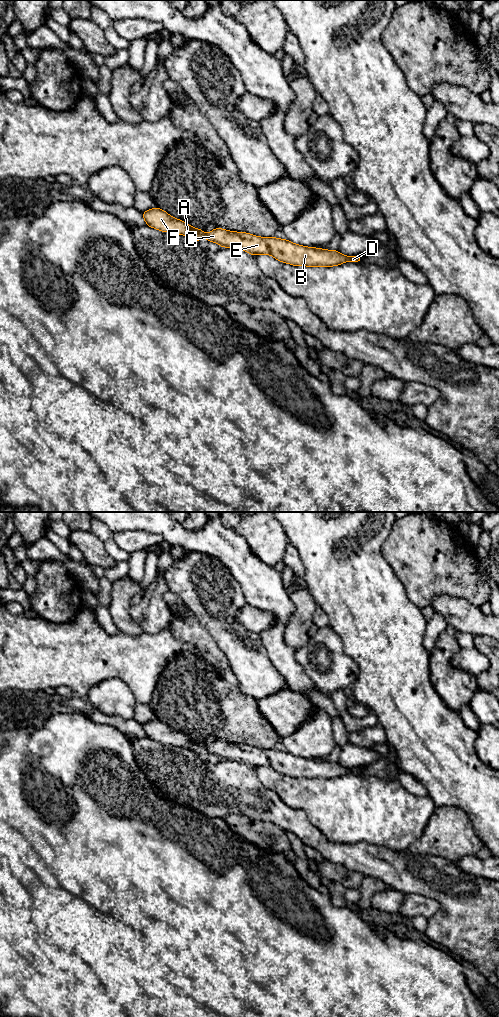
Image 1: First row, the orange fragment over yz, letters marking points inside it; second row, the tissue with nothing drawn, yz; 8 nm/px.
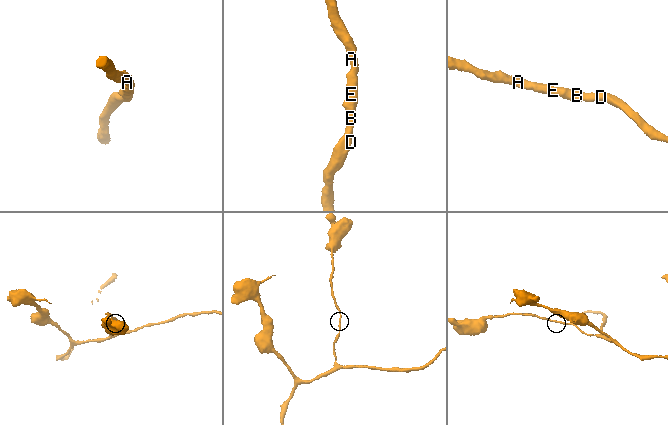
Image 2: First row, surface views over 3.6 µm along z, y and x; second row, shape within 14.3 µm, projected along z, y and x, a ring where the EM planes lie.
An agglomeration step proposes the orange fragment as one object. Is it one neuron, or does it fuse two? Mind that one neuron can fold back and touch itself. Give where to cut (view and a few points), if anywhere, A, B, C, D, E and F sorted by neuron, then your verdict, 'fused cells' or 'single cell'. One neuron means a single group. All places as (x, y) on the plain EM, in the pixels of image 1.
no cut | A B C D E F | single cell

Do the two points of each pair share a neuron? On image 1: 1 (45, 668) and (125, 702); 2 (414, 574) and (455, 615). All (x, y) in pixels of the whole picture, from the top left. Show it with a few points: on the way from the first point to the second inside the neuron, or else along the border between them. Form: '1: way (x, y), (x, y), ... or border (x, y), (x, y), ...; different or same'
1: border (112, 677), (96, 683), (90, 689), (85, 699); different
2: border (459, 597), (437, 595), (428, 605); different

